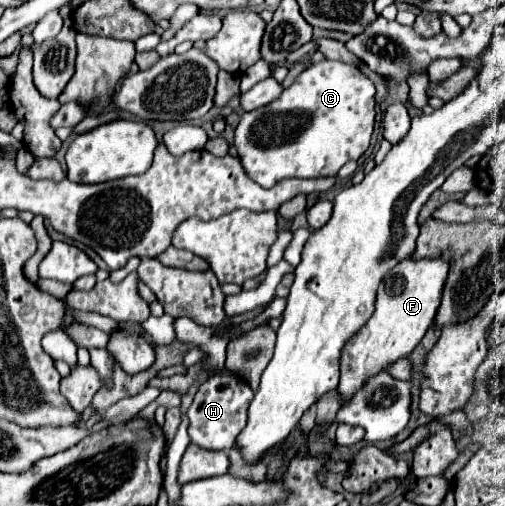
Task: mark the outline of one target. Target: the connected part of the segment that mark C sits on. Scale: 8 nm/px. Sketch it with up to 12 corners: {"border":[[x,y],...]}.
{"border":[[312,63],[234,129],[264,189],[370,145],[372,81]]}

